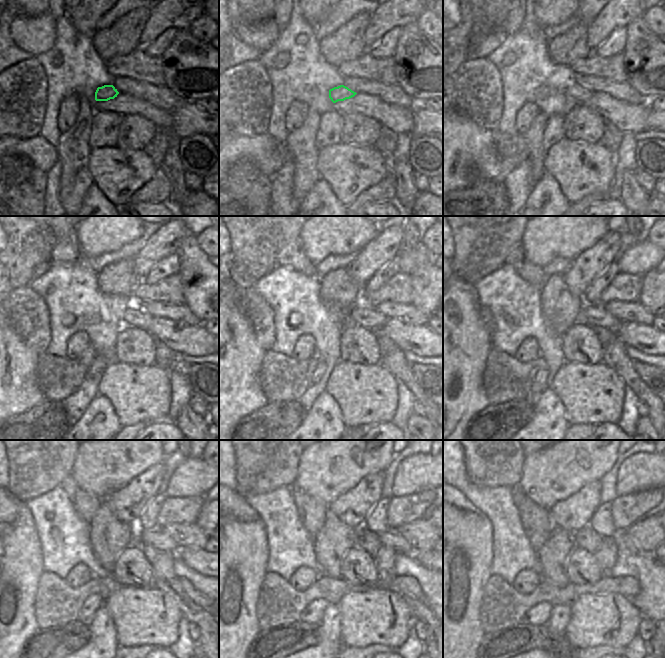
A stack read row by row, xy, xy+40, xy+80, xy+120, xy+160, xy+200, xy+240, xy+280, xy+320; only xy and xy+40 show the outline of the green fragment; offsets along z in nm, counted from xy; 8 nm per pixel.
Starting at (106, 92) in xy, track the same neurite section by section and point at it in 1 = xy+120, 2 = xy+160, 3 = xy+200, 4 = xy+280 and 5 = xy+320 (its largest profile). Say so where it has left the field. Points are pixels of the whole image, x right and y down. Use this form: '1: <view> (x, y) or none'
1: xy+120 (134, 316)
2: xy+160 (367, 316)
3: xy+200 (592, 315)
4: xy+280 (391, 538)
5: xy+320 (620, 536)

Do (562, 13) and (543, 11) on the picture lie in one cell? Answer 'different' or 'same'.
same

